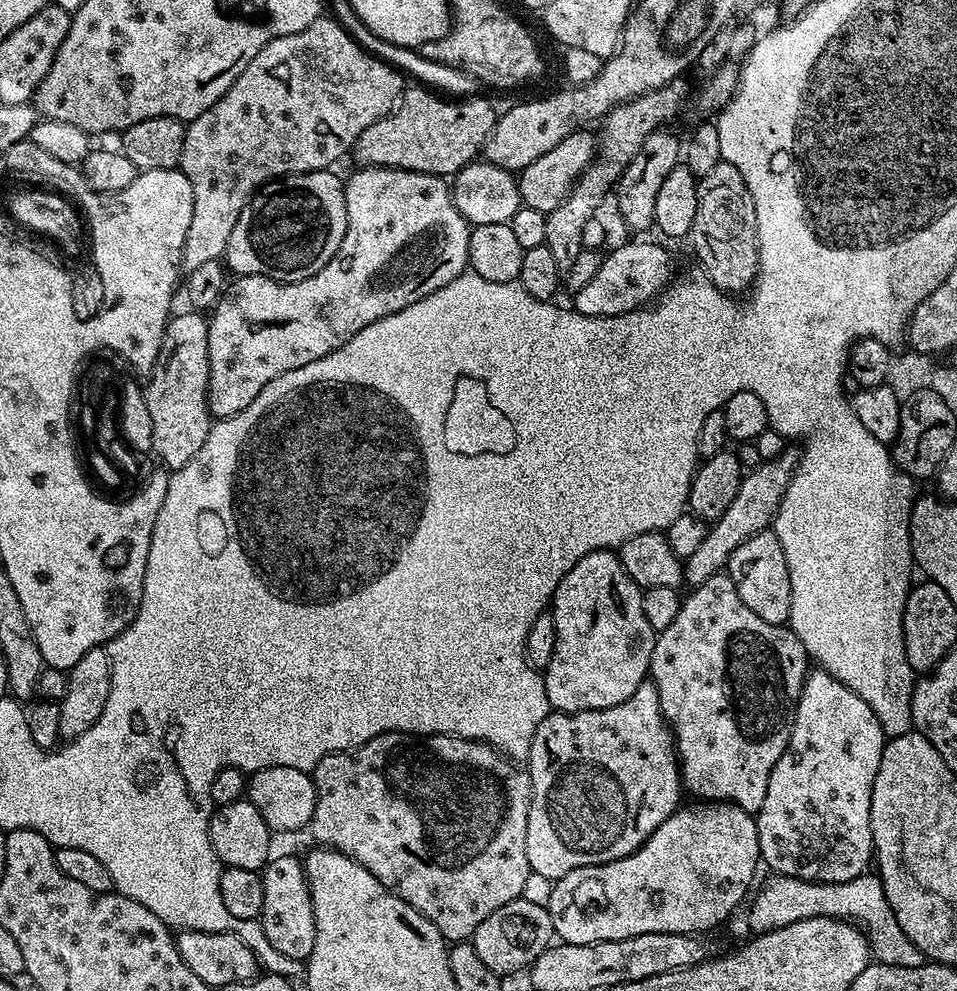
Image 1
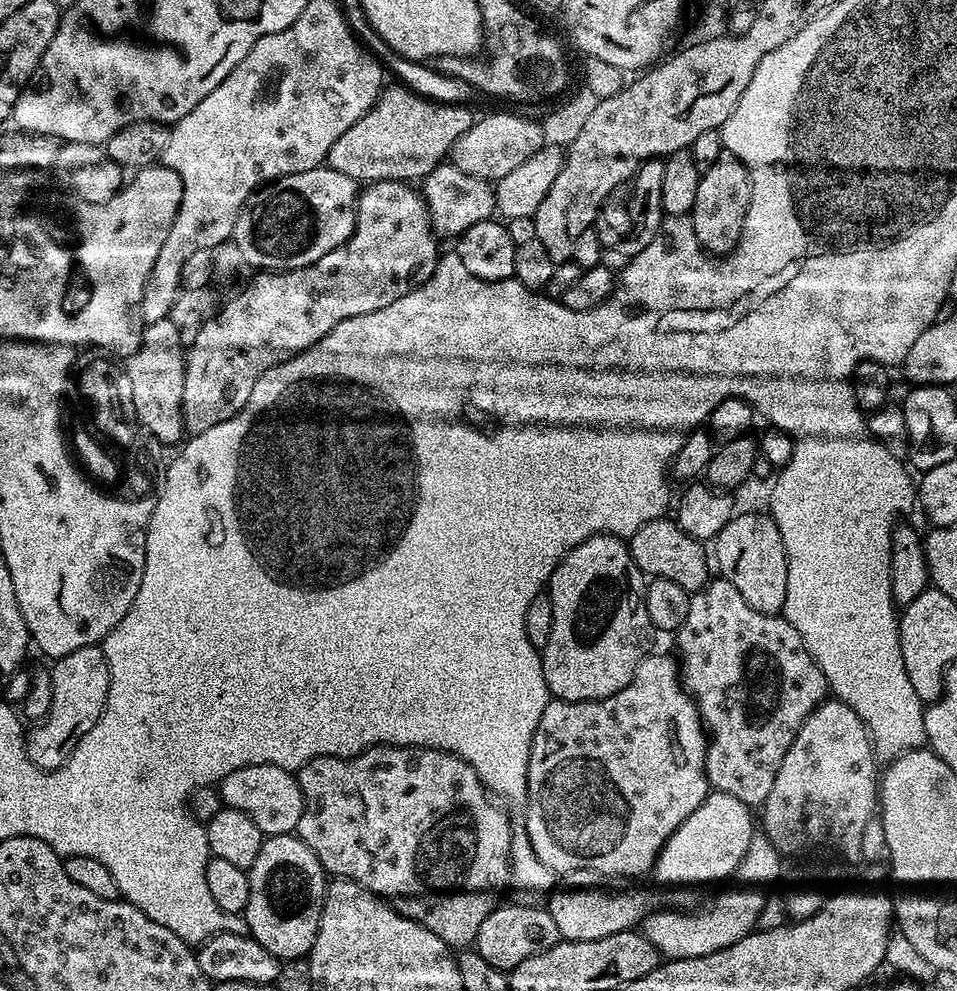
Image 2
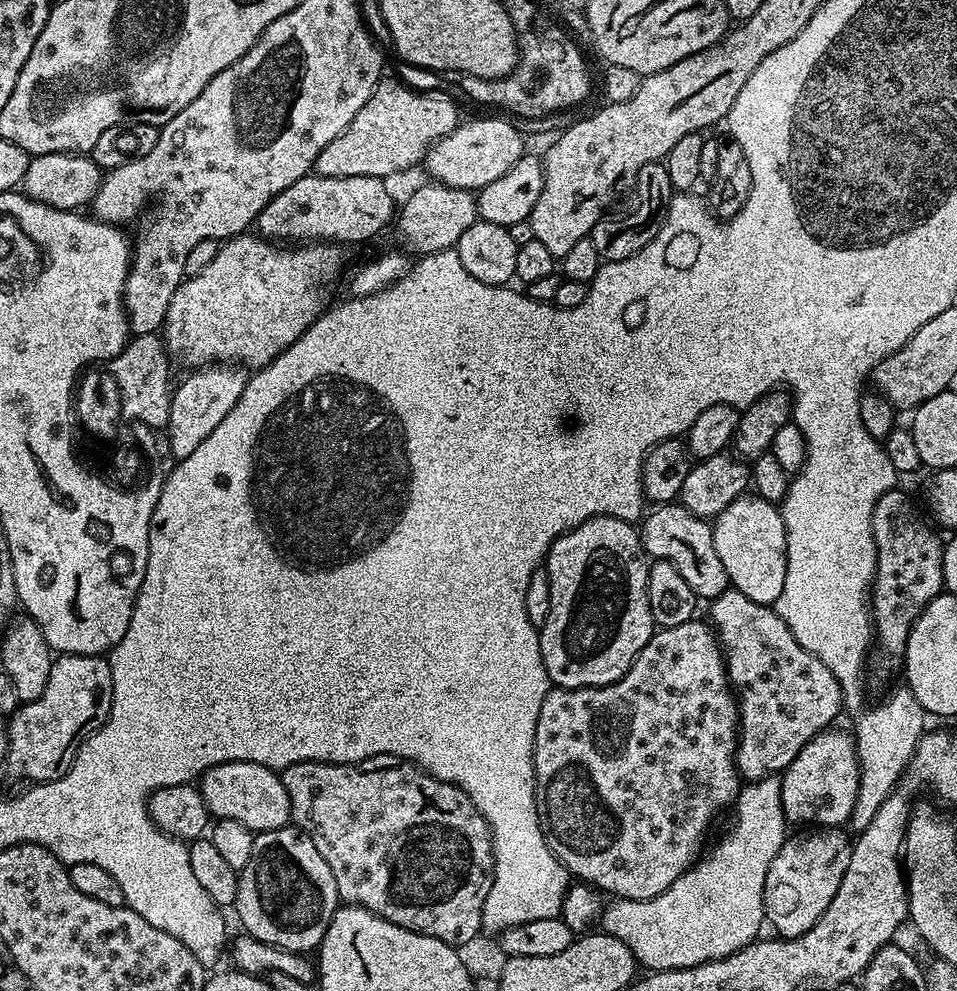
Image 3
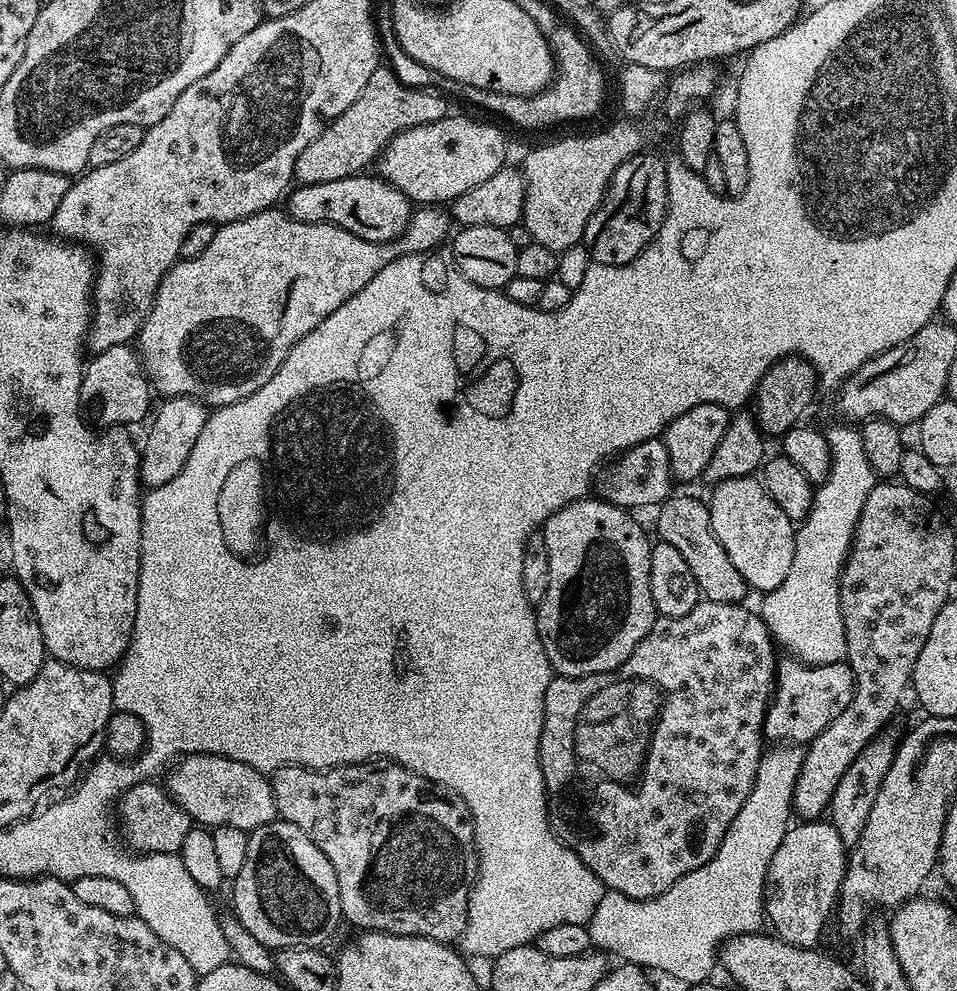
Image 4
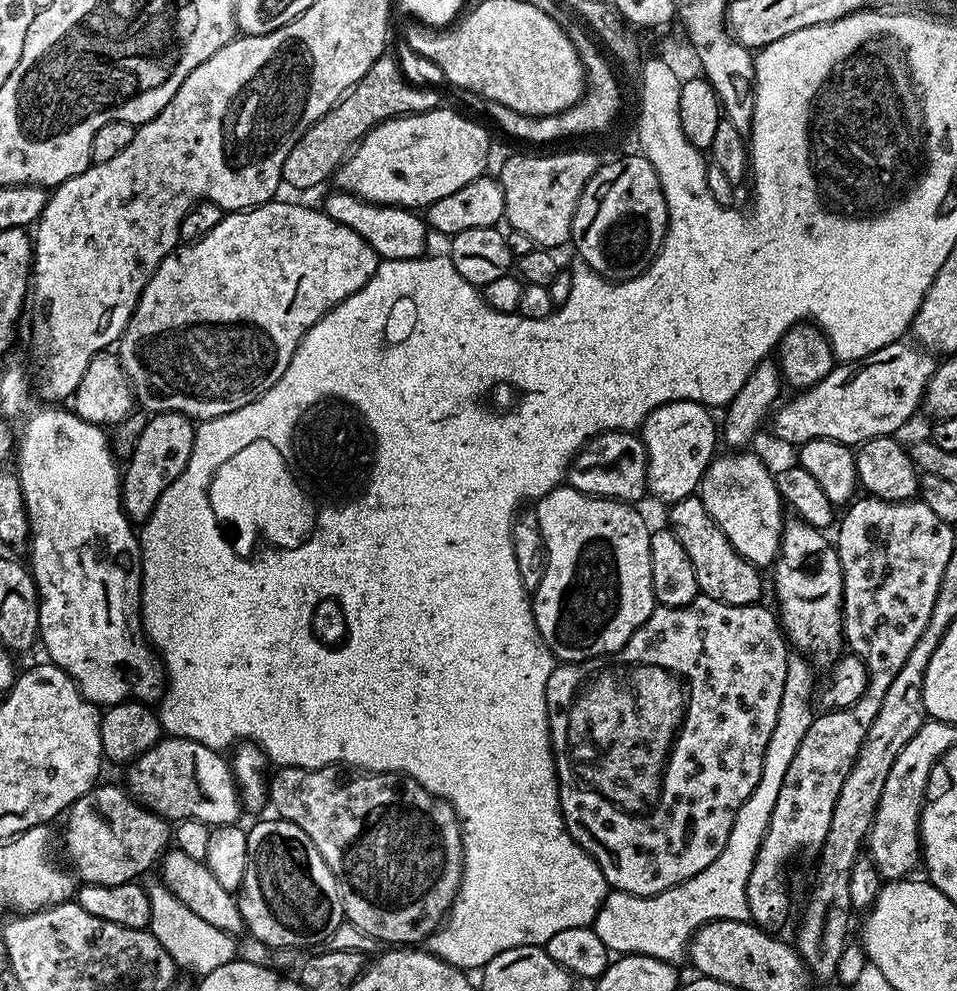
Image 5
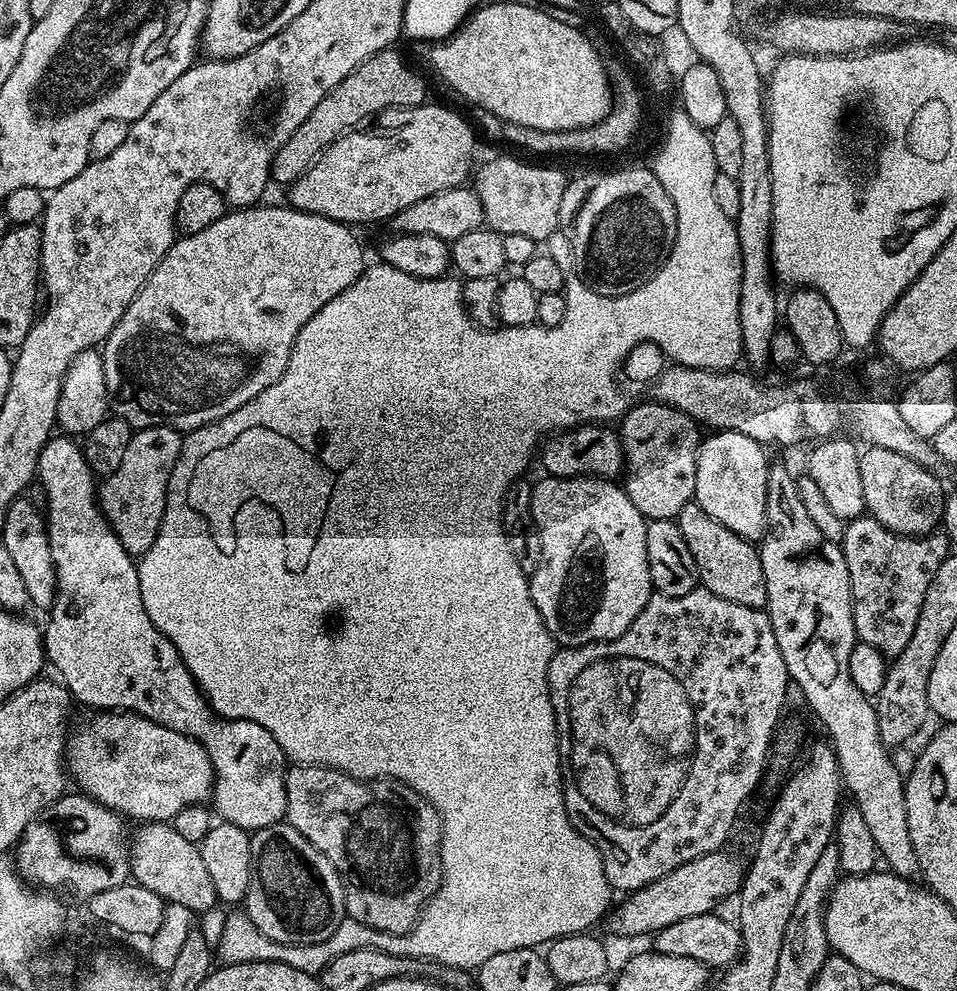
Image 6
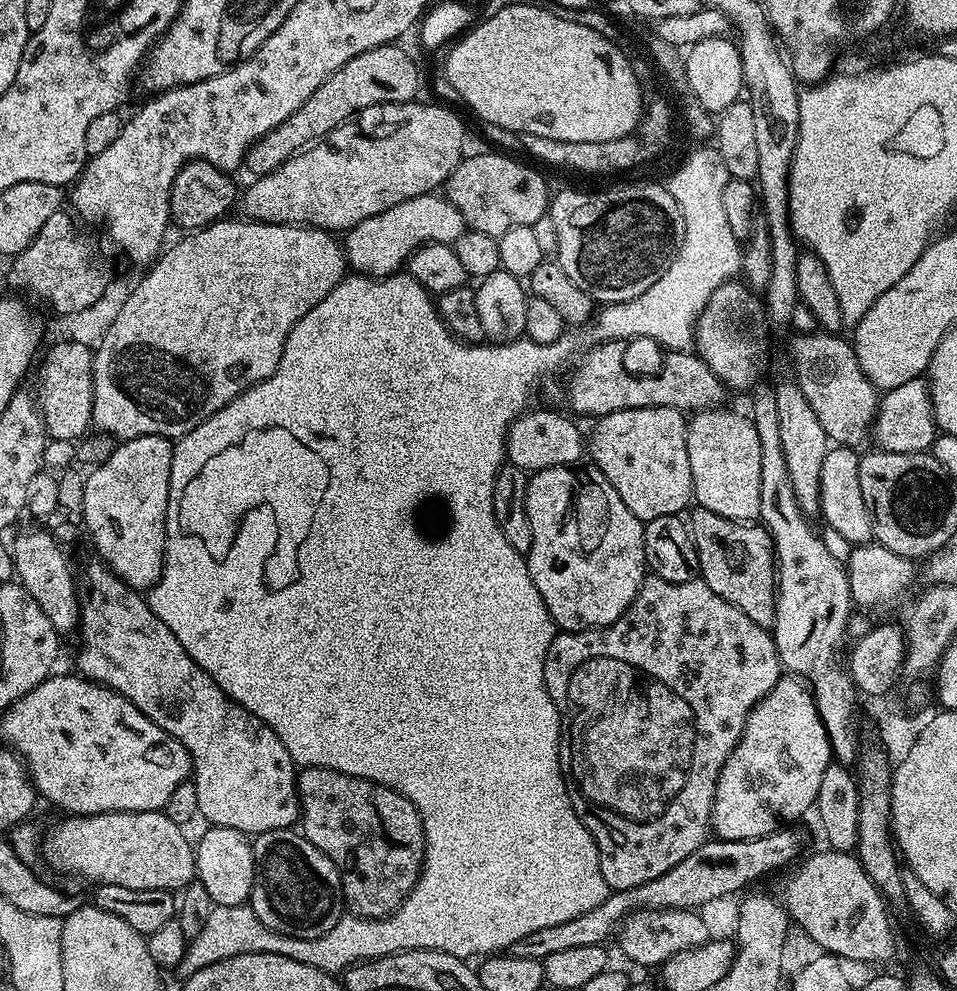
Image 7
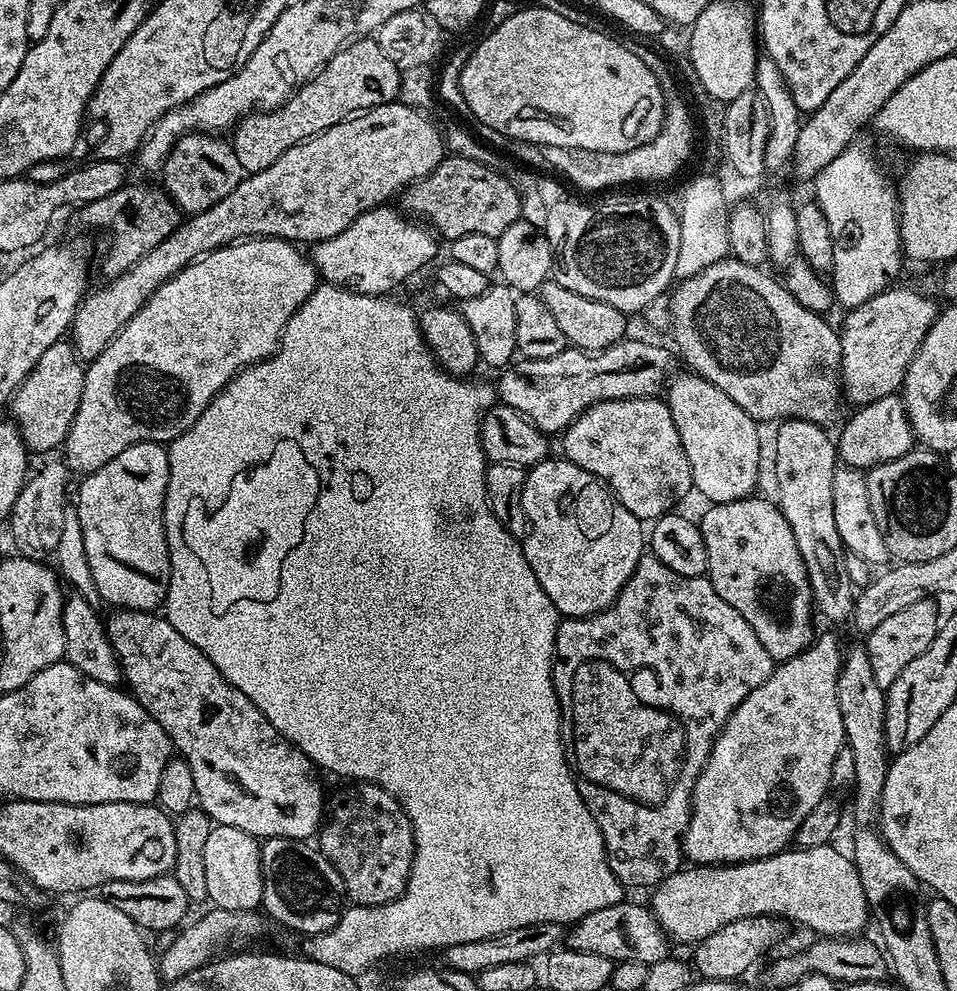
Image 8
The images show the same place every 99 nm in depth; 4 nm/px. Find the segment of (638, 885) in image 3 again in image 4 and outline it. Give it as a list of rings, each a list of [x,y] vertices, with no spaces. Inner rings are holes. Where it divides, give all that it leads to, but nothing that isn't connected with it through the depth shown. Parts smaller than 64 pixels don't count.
[[[701,599],[699,604],[690,610],[690,614],[682,614],[682,618],[670,618],[660,616],[654,626],[650,626],[650,634],[638,642],[634,654],[626,658],[628,676],[652,676],[652,680],[660,680],[660,684],[668,684],[668,700],[672,700],[672,708],[666,708],[666,714],[657,716],[656,725],[652,730],[652,756],[648,756],[648,784],[632,796],[632,792],[624,792],[624,788],[616,788],[616,784],[600,784],[600,788],[592,788],[588,796],[580,792],[580,788],[572,788],[572,720],[576,720],[576,708],[580,704],[588,704],[596,688],[600,688],[607,677],[605,675],[590,674],[589,676],[558,676],[553,675],[550,686],[546,686],[544,695],[544,725],[542,726],[542,738],[540,739],[540,765],[542,766],[542,778],[548,791],[548,821],[552,823],[552,830],[564,841],[567,848],[572,848],[594,870],[594,874],[604,883],[605,889],[621,892],[630,899],[646,900],[652,899],[656,895],[662,894],[678,878],[690,874],[690,870],[698,870],[718,850],[730,822],[734,822],[734,814],[742,810],[742,802],[750,798],[750,790],[754,786],[754,778],[758,774],[758,762],[766,751],[766,741],[764,734],[764,719],[768,713],[768,703],[772,700],[772,693],[776,690],[776,666],[778,663],[777,645],[774,643],[772,635],[768,633],[768,627],[764,625],[764,619],[755,611],[744,608],[743,603],[723,604],[713,600]]]

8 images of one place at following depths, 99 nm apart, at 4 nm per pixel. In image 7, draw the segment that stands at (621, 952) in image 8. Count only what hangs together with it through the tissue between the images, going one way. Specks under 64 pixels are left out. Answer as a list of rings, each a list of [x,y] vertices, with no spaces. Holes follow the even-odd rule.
[[[640,908],[624,917],[618,929],[620,948],[625,958],[636,964],[653,969],[663,966],[674,954],[694,950],[694,946],[702,946],[710,939],[708,924],[700,915],[699,911],[687,908]]]

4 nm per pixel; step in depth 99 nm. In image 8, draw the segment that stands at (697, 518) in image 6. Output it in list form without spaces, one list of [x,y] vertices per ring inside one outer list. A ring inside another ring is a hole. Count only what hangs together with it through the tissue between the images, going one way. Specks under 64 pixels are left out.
[[[753,494],[743,500],[735,500],[729,504],[712,504],[704,512],[704,517],[699,517],[698,523],[700,533],[706,542],[706,558],[708,559],[707,577],[708,581],[714,586],[714,590],[726,602],[730,602],[730,606],[734,606],[734,610],[738,610],[738,614],[742,614],[742,618],[746,618],[746,622],[750,622],[750,630],[754,630],[754,634],[758,634],[758,642],[762,642],[762,646],[766,646],[766,650],[771,654],[773,661],[783,662],[796,656],[813,643],[814,631],[812,632],[812,612],[814,616],[814,601],[812,598],[812,586],[808,582],[808,571],[804,565],[802,554],[798,550],[798,542],[794,542],[794,530],[790,530],[790,522],[786,522],[786,518],[780,513],[779,507],[771,499],[759,500],[759,495]]]

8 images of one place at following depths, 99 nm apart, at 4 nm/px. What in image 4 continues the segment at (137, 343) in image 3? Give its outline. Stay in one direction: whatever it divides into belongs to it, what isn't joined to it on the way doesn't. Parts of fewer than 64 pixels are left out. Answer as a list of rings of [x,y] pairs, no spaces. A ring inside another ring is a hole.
[[[131,343],[119,344],[110,346],[110,350],[95,353],[91,358],[93,360],[87,361],[82,372],[81,397],[85,401],[100,400],[100,416],[108,424],[136,424],[144,419],[147,421],[153,407],[154,389],[144,373],[144,363],[140,361],[139,351]]]

